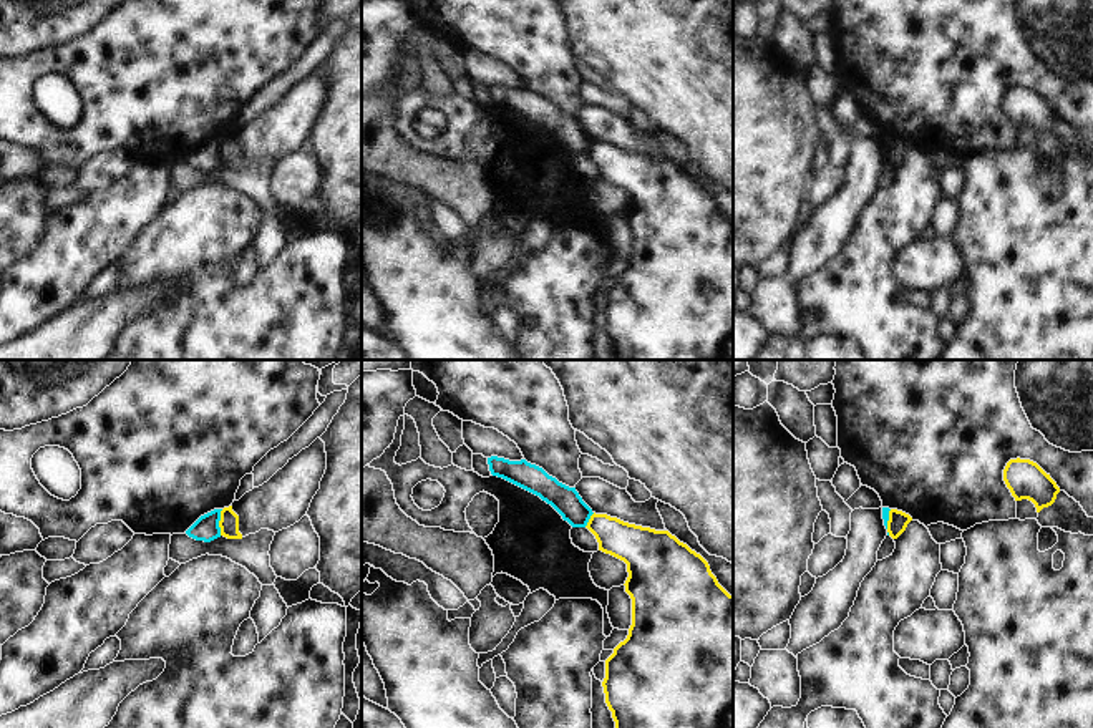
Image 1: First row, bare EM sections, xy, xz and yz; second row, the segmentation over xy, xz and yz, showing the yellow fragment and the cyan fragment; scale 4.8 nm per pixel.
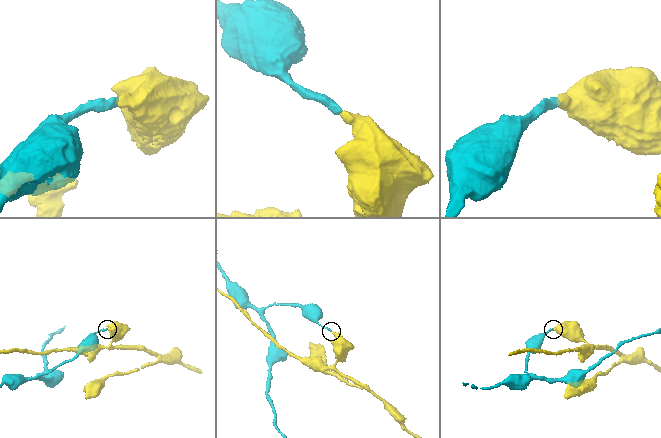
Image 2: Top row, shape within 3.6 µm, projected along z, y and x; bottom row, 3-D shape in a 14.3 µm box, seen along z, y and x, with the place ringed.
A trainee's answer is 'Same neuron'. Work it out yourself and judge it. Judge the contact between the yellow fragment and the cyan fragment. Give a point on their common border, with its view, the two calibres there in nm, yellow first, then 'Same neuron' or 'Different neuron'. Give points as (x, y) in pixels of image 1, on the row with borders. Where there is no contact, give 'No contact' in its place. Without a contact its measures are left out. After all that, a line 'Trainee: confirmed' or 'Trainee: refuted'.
Touches yellow at xy (219, 523). Thickness 100 nm (yellow) against 120 nm. Different neuron
Trainee: refuted

